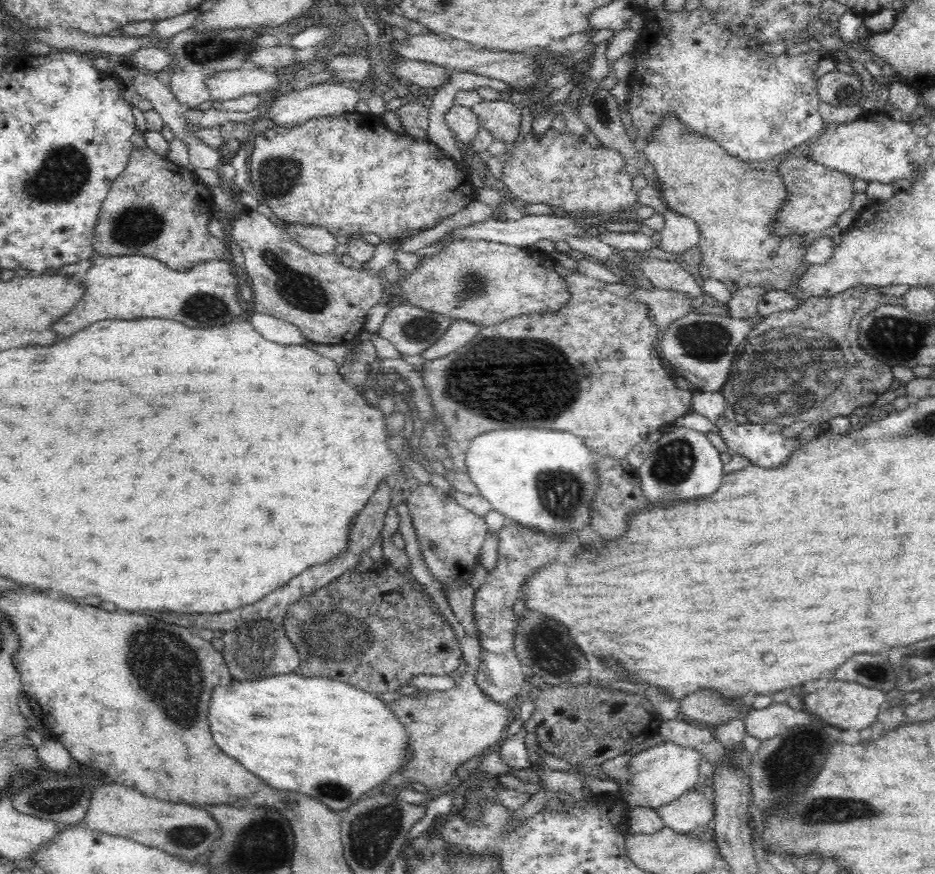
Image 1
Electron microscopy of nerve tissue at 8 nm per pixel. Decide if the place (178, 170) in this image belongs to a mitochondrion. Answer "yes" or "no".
no

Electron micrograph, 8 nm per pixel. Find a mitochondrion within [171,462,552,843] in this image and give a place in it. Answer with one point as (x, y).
(323, 630)

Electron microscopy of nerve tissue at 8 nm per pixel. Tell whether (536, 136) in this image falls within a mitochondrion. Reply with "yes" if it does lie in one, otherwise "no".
no

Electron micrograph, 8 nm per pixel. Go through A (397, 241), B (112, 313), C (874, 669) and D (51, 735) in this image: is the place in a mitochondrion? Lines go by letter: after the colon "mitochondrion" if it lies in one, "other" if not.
A: other
B: other
C: mitochondrion
D: other

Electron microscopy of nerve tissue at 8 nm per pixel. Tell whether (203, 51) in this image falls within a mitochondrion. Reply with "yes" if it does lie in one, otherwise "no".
yes

